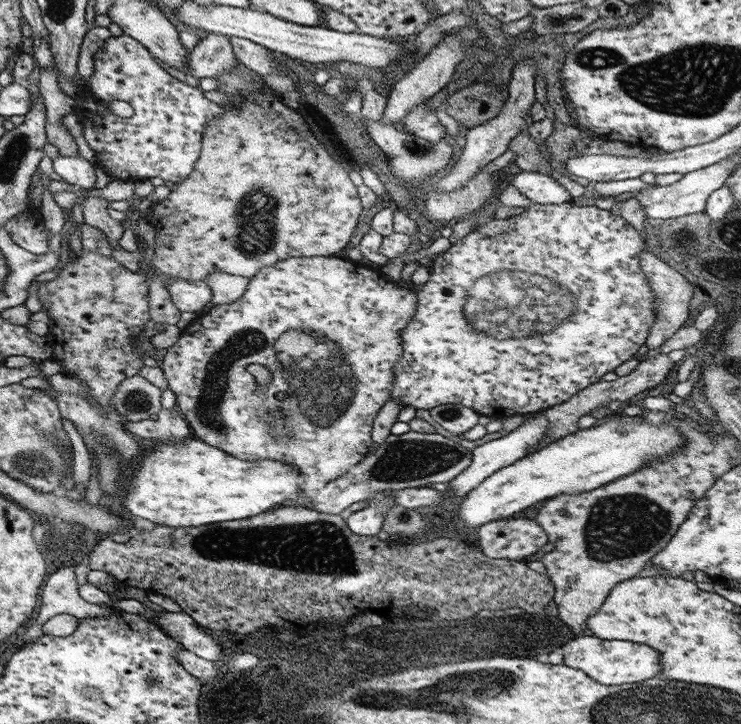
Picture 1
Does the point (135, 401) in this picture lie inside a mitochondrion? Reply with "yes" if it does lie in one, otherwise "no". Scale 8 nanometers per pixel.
yes

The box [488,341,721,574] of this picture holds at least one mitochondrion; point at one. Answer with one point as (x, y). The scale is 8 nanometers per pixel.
(618, 527)

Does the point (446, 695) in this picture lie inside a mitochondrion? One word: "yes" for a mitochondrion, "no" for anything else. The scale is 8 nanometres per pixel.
yes

